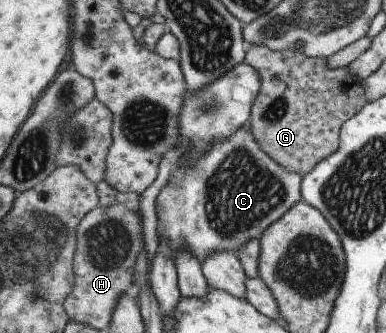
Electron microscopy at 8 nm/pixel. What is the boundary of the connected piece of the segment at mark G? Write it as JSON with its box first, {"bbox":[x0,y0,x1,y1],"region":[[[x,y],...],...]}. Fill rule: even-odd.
{"bbox":[244,45,366,177],"region":[[[249,45],[244,61],[254,66],[262,82],[260,93],[251,111],[250,129],[267,154],[270,154],[284,169],[301,174],[302,177],[308,175],[319,161],[336,151],[339,147],[339,132],[342,130],[342,125],[366,103],[366,91],[359,82],[355,81],[350,69],[344,67],[332,70],[325,59],[312,58],[293,49],[274,52],[264,45]],[[308,93],[312,93],[312,121],[306,121],[306,115],[308,115],[306,101],[310,97]]]}

